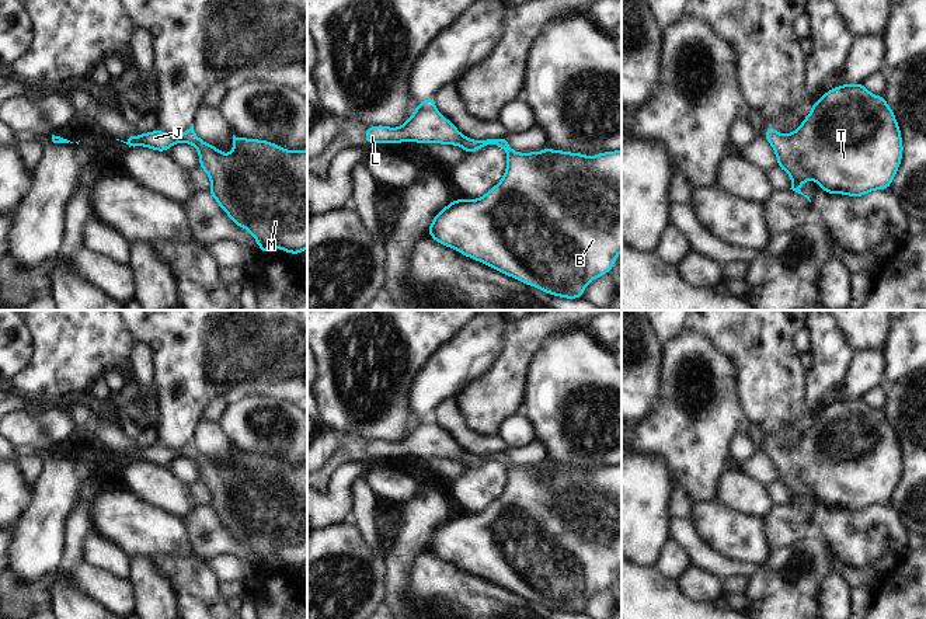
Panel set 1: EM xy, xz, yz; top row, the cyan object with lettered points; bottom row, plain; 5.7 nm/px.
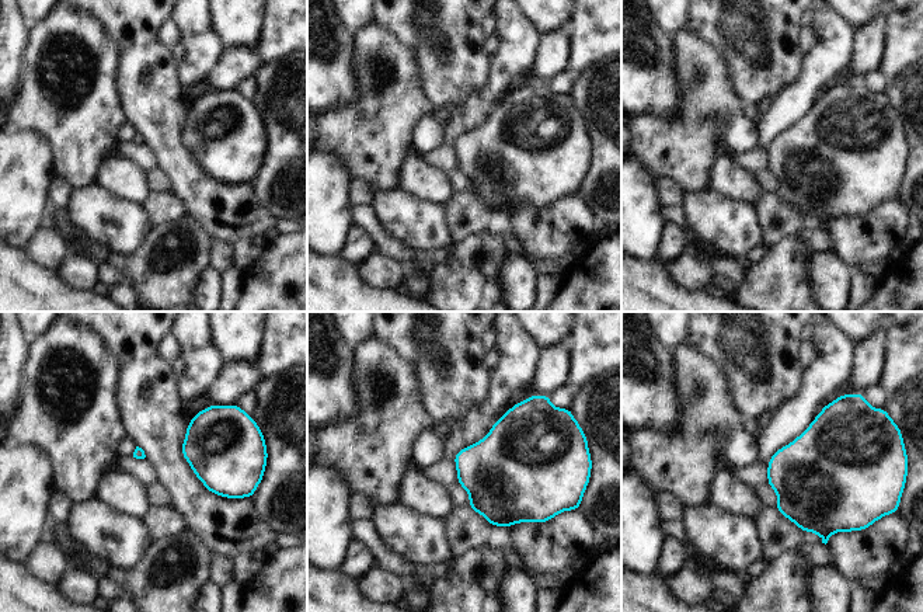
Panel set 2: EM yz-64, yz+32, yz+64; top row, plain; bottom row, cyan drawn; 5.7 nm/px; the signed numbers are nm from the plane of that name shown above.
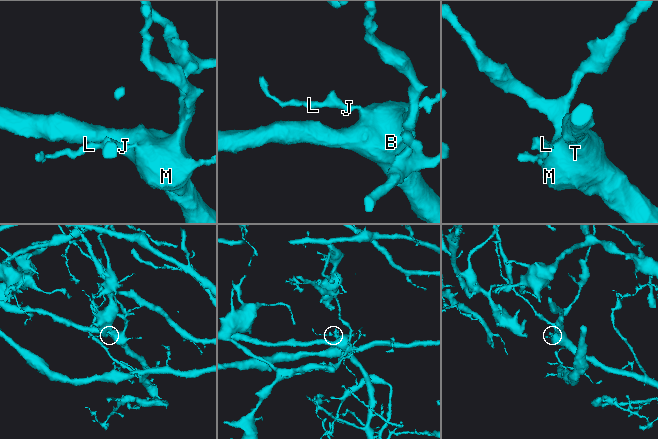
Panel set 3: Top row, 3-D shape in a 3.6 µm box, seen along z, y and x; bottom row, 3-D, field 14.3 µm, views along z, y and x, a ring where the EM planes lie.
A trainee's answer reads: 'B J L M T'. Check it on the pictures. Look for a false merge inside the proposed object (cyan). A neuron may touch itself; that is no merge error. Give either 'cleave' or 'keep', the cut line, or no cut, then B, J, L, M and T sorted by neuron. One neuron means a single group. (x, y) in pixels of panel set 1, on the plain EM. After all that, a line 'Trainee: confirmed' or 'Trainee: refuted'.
keep; no cut; B J L M T
Trainee: confirmed

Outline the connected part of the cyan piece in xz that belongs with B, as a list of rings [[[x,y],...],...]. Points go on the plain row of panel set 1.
[[[427,411],[418,418],[401,441],[369,441],[363,452],[368,459],[401,456],[452,459],[460,460],[464,467],[477,467],[487,459],[504,463],[508,474],[501,495],[477,514],[453,514],[434,531],[427,549],[436,557],[518,594],[523,599],[563,613],[582,613],[584,604],[595,592],[610,587],[616,571],[622,567],[622,463],[602,466],[592,472],[585,467],[551,465],[549,460],[543,466],[519,467],[511,463],[505,451],[487,455],[469,453],[436,424],[435,411]]]

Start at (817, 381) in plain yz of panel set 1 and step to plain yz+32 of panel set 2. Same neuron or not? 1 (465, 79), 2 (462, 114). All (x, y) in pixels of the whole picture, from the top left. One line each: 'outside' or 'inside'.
1: outside
2: inside

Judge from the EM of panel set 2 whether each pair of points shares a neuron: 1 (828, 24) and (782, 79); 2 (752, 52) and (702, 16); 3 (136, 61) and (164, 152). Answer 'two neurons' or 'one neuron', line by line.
1: two neurons
2: one neuron
3: one neuron

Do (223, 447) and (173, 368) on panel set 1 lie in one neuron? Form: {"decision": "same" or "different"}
{"decision": "different"}

